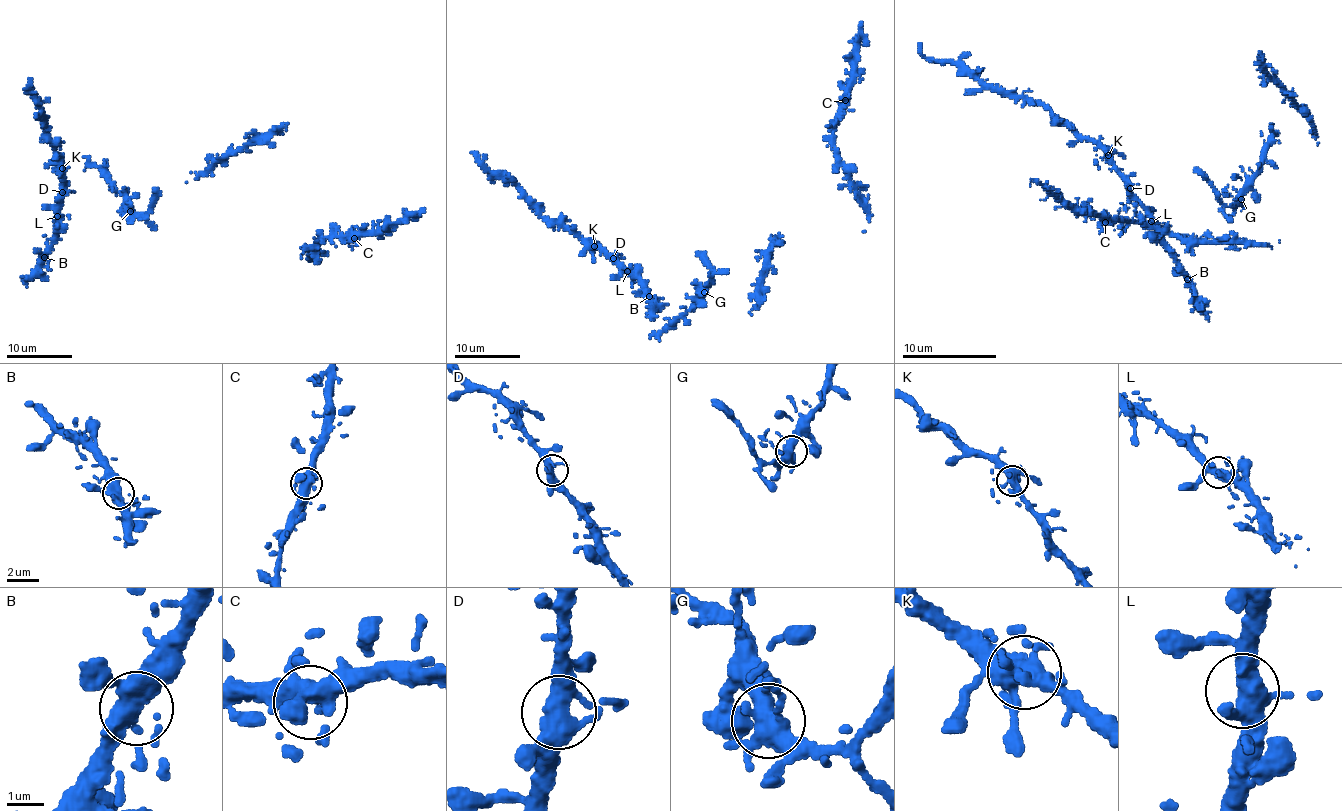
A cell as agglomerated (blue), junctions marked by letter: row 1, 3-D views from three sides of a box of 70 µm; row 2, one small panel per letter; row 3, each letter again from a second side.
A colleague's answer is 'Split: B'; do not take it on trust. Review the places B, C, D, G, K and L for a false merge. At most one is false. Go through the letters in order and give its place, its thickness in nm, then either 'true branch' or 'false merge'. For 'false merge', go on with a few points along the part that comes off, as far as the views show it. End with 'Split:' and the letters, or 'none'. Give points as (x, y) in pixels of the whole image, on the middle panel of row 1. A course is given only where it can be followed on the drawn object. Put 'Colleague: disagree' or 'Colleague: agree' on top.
Colleague: disagree
B: place (649, 296); calibre 400 nm; true branch
C: place (845, 100); calibre 400 nm; true branch
D: place (613, 258); calibre 420 nm; true branch
G: place (704, 292); calibre 400 nm; true branch
K: place (594, 246); calibre 400 nm; true branch
L: place (627, 271); calibre 400 nm; true branch
Split: none

